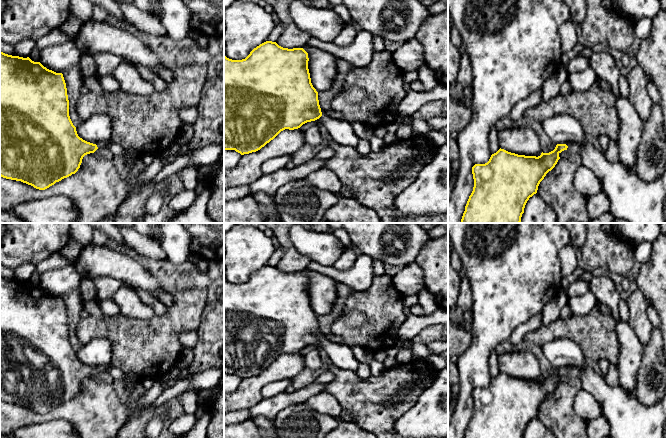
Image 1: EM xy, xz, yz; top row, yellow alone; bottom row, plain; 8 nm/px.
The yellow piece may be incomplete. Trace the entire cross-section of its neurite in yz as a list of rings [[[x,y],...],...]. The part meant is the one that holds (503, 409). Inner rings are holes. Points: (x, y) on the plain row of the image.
[[[557,368],[553,375],[549,377],[542,376],[538,381],[518,379],[500,372],[491,379],[487,387],[475,388],[472,391],[474,411],[463,438],[523,438],[527,425],[537,417],[540,406],[555,391],[560,383],[559,378],[567,372],[566,368]]]

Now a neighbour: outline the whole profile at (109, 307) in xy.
[[[101,299],[98,306],[105,315],[114,316],[120,314],[119,306],[113,299]]]

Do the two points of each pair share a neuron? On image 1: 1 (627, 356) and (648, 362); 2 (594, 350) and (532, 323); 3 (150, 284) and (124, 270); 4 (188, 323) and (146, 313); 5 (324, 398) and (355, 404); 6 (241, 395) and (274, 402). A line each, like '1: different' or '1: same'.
1: different
2: different
3: same
4: different
5: different
6: different

